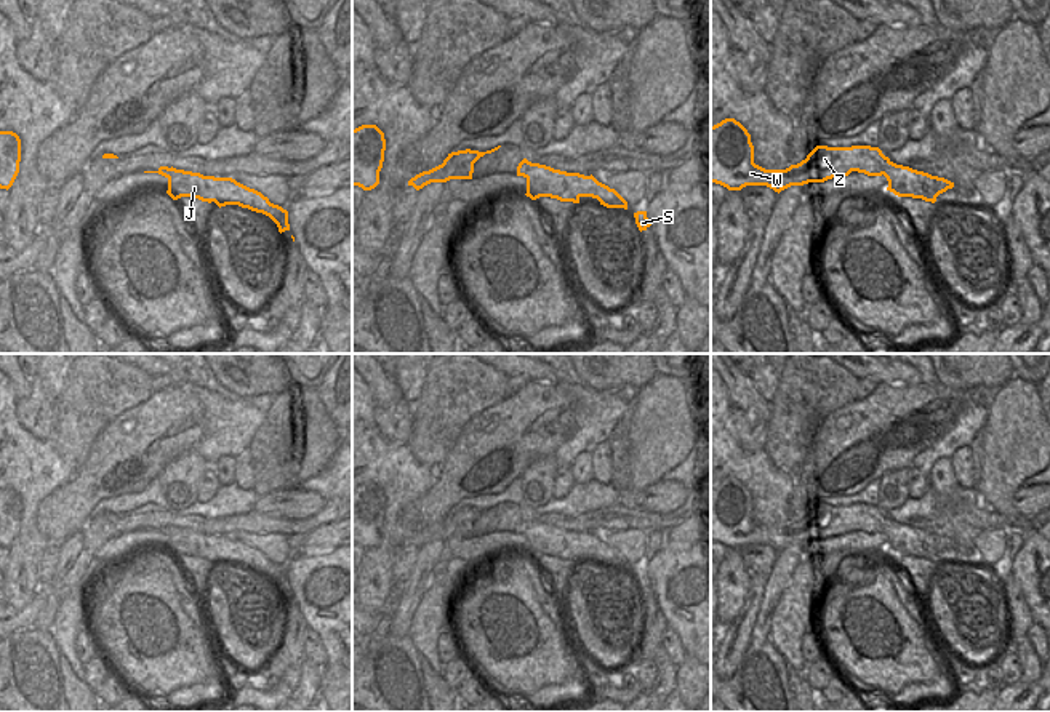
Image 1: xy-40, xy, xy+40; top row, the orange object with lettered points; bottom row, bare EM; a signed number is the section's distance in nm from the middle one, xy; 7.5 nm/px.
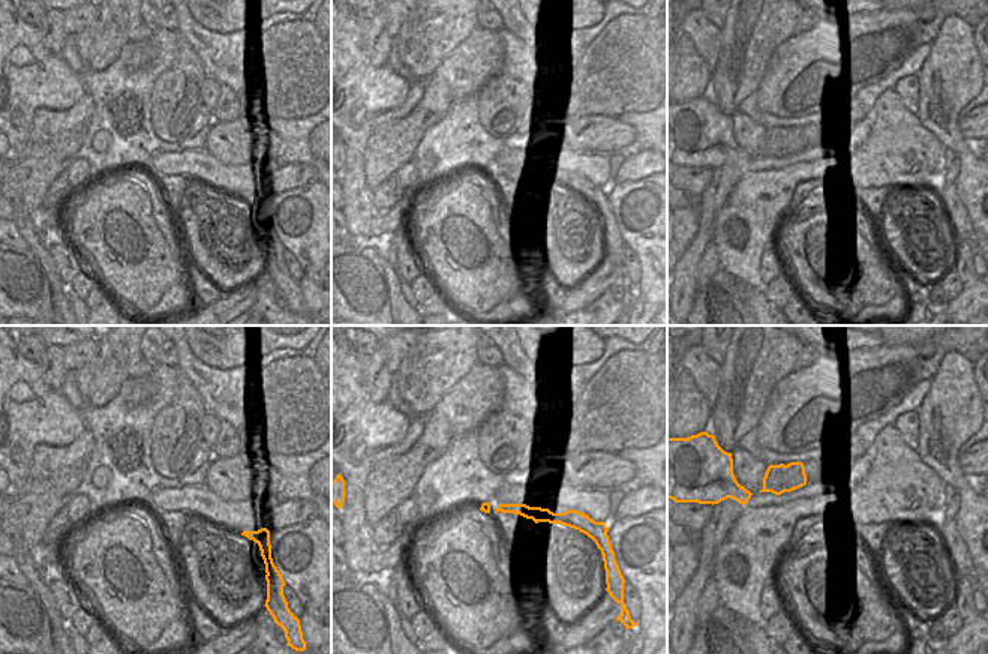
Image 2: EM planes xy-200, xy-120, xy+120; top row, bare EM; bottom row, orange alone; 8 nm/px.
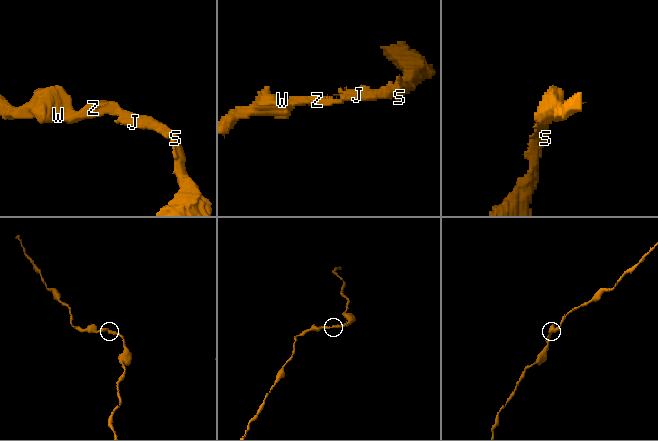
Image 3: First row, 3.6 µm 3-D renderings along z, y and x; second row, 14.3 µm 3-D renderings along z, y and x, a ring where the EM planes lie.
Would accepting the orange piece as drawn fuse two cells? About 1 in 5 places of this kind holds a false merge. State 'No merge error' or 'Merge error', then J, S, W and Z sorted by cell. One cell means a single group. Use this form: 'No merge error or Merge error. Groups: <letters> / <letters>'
No merge error. Groups: J S W Z

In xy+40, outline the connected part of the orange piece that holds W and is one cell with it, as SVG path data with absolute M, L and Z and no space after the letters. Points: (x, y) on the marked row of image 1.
M725 118L711 126L711 182L728 190L746 186L767 186L781 192L791 186L824 182L832 178L848 176L852 171L868 176L885 176L887 190L898 197L936 202L936 197L954 182L932 176L909 166L896 165L879 147L816 146L805 160L786 170L765 170L754 163L754 146L747 130L735 118Z

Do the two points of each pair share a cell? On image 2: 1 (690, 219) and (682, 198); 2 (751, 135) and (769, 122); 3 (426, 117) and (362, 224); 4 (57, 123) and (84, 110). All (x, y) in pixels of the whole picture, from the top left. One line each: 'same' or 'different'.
1: different
2: different
3: different
4: same

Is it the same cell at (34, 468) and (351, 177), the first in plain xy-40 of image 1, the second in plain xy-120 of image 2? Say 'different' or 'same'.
same

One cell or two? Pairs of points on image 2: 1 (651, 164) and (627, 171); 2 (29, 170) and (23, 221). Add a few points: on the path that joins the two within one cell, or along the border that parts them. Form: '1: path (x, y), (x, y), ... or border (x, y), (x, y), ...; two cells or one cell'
1: path (645, 164), (633, 168); one cell
2: border (15, 207), (29, 215); two cells

